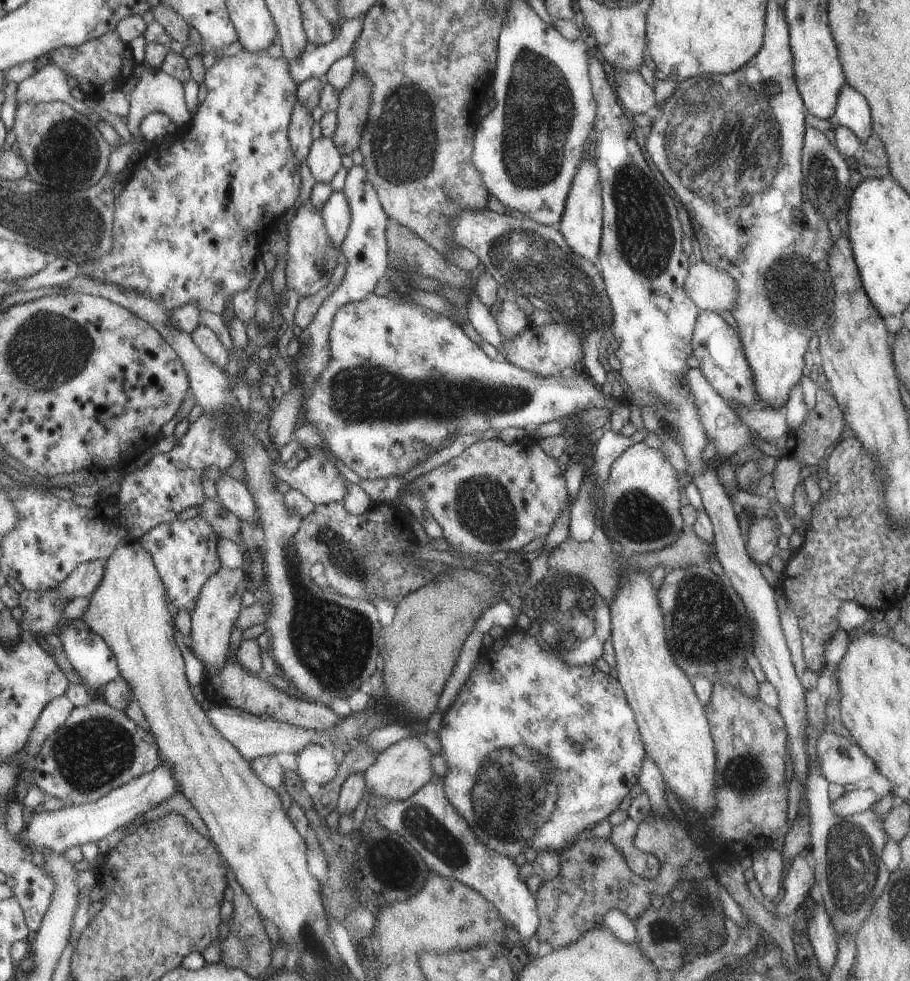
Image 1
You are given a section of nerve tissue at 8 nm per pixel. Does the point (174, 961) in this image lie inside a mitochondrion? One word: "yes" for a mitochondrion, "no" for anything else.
no

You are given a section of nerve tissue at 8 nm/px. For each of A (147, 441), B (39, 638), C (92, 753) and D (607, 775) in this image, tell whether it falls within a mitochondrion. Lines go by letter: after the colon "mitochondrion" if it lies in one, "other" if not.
A: other
B: other
C: mitochondrion
D: other

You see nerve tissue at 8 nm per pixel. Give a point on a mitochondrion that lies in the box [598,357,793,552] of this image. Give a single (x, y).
(635, 517)

